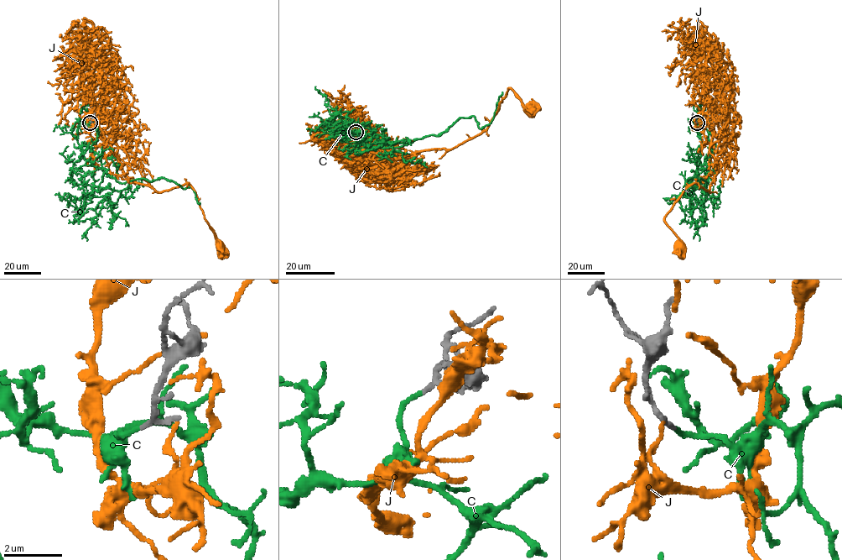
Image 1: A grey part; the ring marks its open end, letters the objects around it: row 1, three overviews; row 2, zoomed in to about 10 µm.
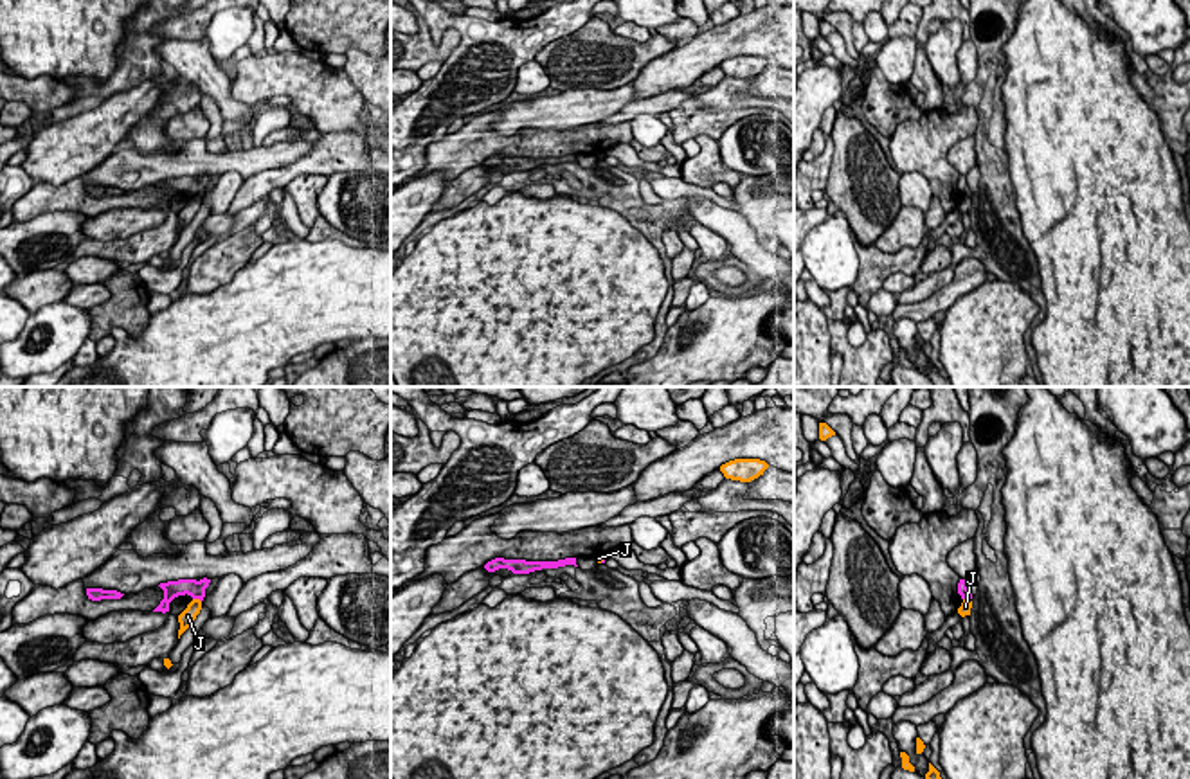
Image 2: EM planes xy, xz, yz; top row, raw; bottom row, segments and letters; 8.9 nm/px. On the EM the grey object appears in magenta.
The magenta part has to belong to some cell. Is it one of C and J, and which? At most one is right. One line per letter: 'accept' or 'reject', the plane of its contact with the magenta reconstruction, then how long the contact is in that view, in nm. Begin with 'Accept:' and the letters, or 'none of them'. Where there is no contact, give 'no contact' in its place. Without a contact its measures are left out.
Accept: C
C: accept; no contact
J: reject; meets magenta in xy; contact 90 nm long

